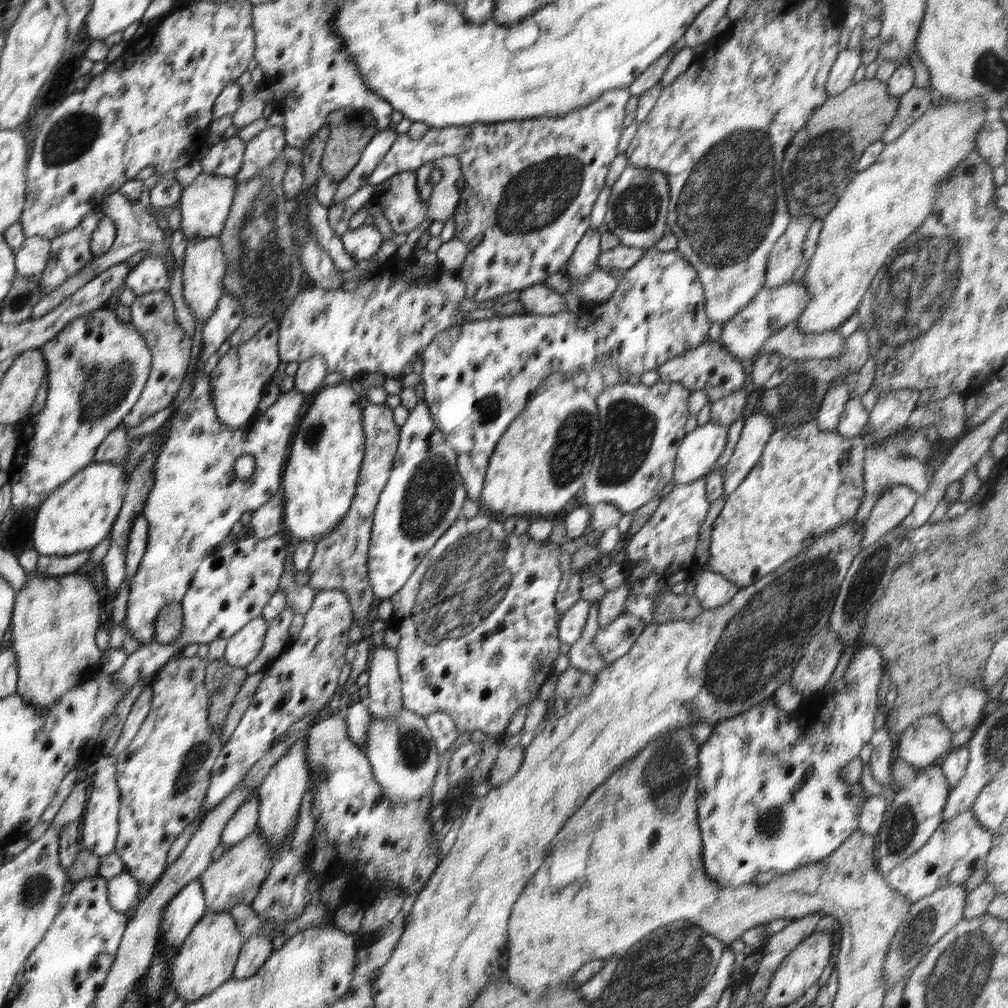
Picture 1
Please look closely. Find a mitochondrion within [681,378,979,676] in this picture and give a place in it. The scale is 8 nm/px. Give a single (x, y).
(861, 590)

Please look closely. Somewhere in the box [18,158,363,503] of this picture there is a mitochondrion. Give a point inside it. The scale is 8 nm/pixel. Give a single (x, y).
(261, 270)

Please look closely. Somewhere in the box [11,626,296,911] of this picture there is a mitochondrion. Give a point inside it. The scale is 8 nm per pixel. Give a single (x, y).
(197, 756)

